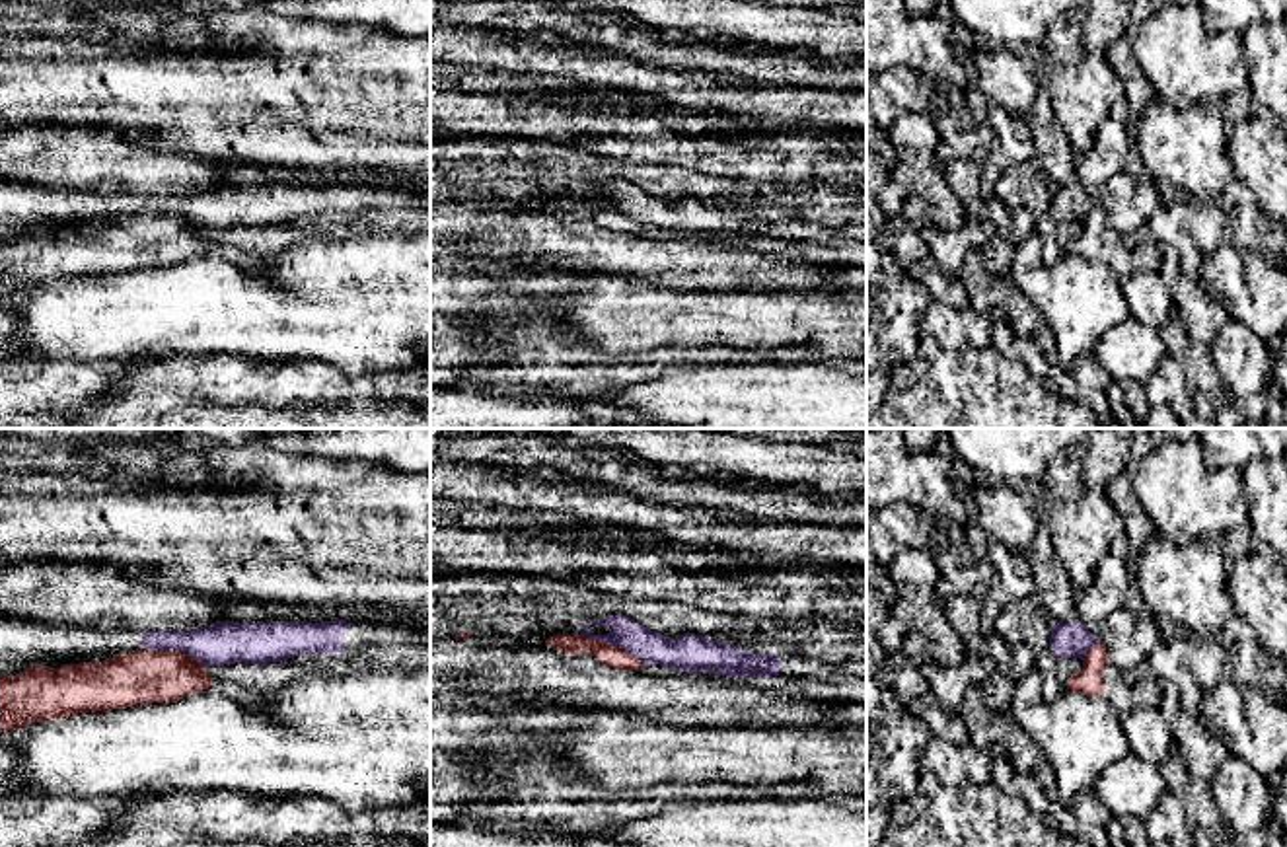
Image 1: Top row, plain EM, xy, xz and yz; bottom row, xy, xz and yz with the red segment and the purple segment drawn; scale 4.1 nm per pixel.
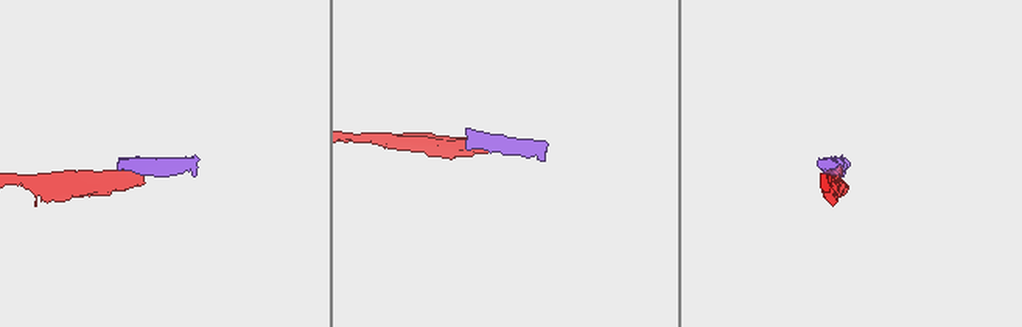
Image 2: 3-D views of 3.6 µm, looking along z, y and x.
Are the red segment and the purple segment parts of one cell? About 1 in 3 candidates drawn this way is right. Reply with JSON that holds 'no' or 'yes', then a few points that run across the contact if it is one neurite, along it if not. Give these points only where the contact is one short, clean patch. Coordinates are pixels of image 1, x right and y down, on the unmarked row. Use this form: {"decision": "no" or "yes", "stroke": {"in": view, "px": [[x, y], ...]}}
{"decision": "no", "stroke": {"in": "xz", "px": [[581, 197], [618, 209], [643, 226]]}}

